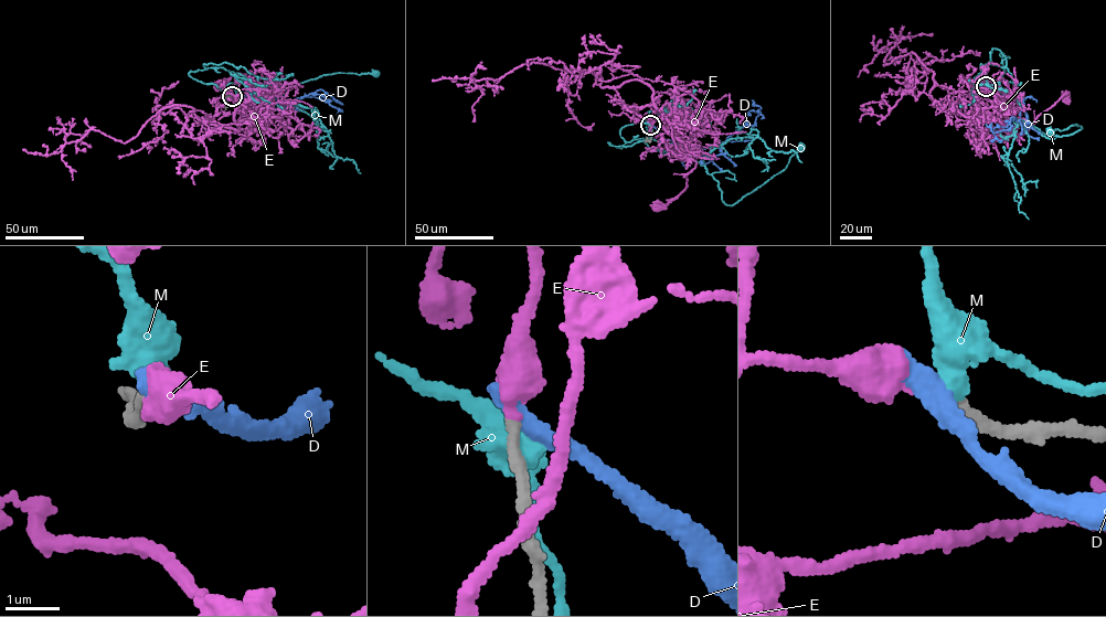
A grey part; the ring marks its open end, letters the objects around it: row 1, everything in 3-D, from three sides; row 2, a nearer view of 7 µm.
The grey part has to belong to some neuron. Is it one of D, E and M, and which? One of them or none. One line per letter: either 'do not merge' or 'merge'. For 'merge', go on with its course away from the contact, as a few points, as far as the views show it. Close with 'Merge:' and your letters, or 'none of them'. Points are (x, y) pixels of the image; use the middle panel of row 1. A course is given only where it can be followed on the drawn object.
D: do not merge
E: merge | via (650, 124), (653, 115), (665, 119), (670, 126), (676, 147), (695, 163), (687, 174), (683, 191), (657, 208)
M: do not merge
Merge: E

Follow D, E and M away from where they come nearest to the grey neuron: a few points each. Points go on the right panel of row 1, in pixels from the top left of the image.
D: (986, 85), (1021, 102), (1028, 121), (1025, 128), (1012, 117), (1008, 129), (992, 133), (986, 124)
E: (986, 85), (971, 98), (971, 119), (1014, 136), (1067, 92), (1066, 96)
M: (987, 86), (998, 86), (1000, 54), (1009, 57), (1016, 98), (1031, 125), (1050, 136), (1082, 128), (1050, 131)

